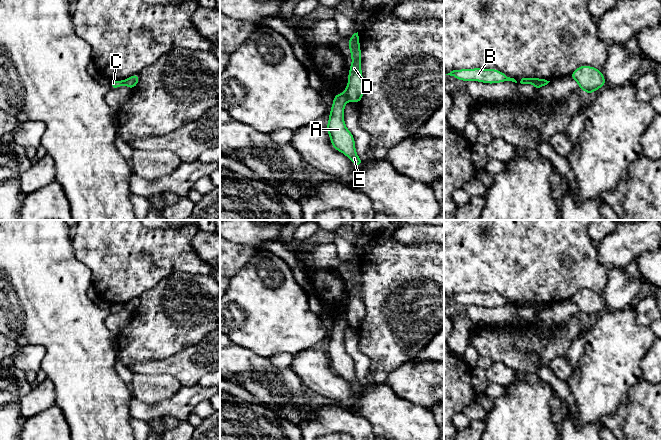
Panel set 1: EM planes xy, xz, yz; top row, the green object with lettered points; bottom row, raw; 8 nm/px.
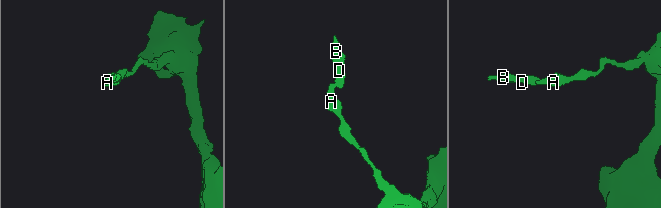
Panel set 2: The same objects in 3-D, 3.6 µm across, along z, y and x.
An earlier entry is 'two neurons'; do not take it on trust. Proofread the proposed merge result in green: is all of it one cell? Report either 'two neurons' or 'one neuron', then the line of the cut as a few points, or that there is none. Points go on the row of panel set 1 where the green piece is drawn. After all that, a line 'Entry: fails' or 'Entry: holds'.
two neurons | xz (345, 92), (349, 99)
Entry: holds

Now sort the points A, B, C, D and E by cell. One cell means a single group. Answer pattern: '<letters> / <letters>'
A C E / B D

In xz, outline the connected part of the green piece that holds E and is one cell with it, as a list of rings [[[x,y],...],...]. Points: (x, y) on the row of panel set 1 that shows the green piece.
[[[346,93],[334,95],[326,130],[333,148],[347,156],[354,165],[361,167],[364,161],[356,153],[354,136],[347,129],[343,116],[348,100]]]

